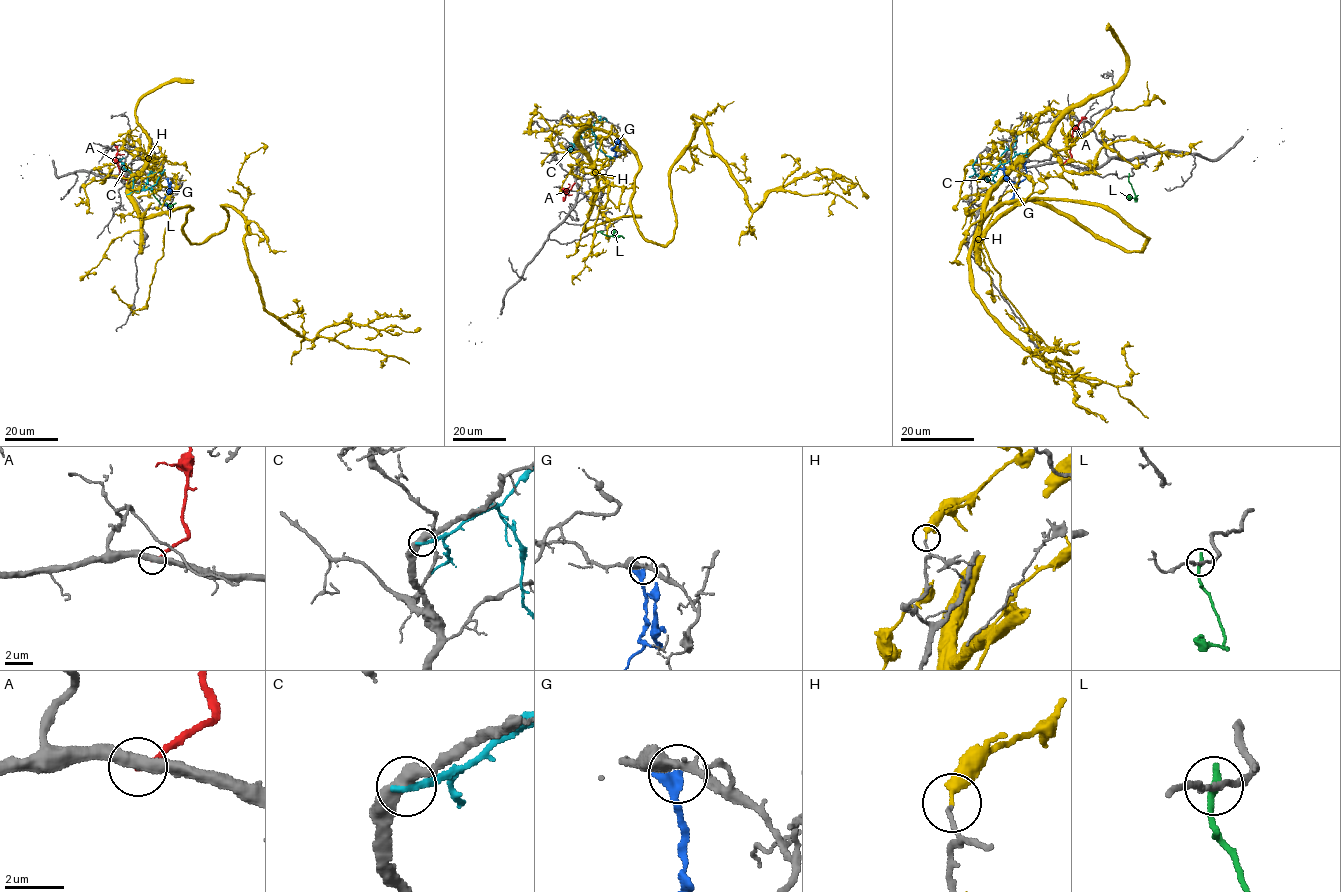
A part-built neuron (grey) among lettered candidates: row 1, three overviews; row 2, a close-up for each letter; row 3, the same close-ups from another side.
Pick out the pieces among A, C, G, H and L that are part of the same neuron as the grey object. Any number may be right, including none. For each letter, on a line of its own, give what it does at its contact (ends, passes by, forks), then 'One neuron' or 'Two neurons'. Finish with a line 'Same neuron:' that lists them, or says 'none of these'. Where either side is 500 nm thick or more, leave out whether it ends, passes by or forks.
A: It ends there. Two neurons
C: It ends there. Two neurons
G: It ends there. Two neurons
H: It ends there. Two neurons
L: It ends there. Two neurons
Same neuron: none of these

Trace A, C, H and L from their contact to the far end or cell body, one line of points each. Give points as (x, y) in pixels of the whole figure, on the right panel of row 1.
A: (1061, 163), (1071, 158), (1073, 130), (1086, 117)
C: (995, 183), (986, 176), (1027, 149)
H: (977, 183), (986, 215), (1147, 238), (1025, 199), (972, 243), (988, 311), (1084, 367)
L: (1129, 176), (1135, 199), (1138, 195)

